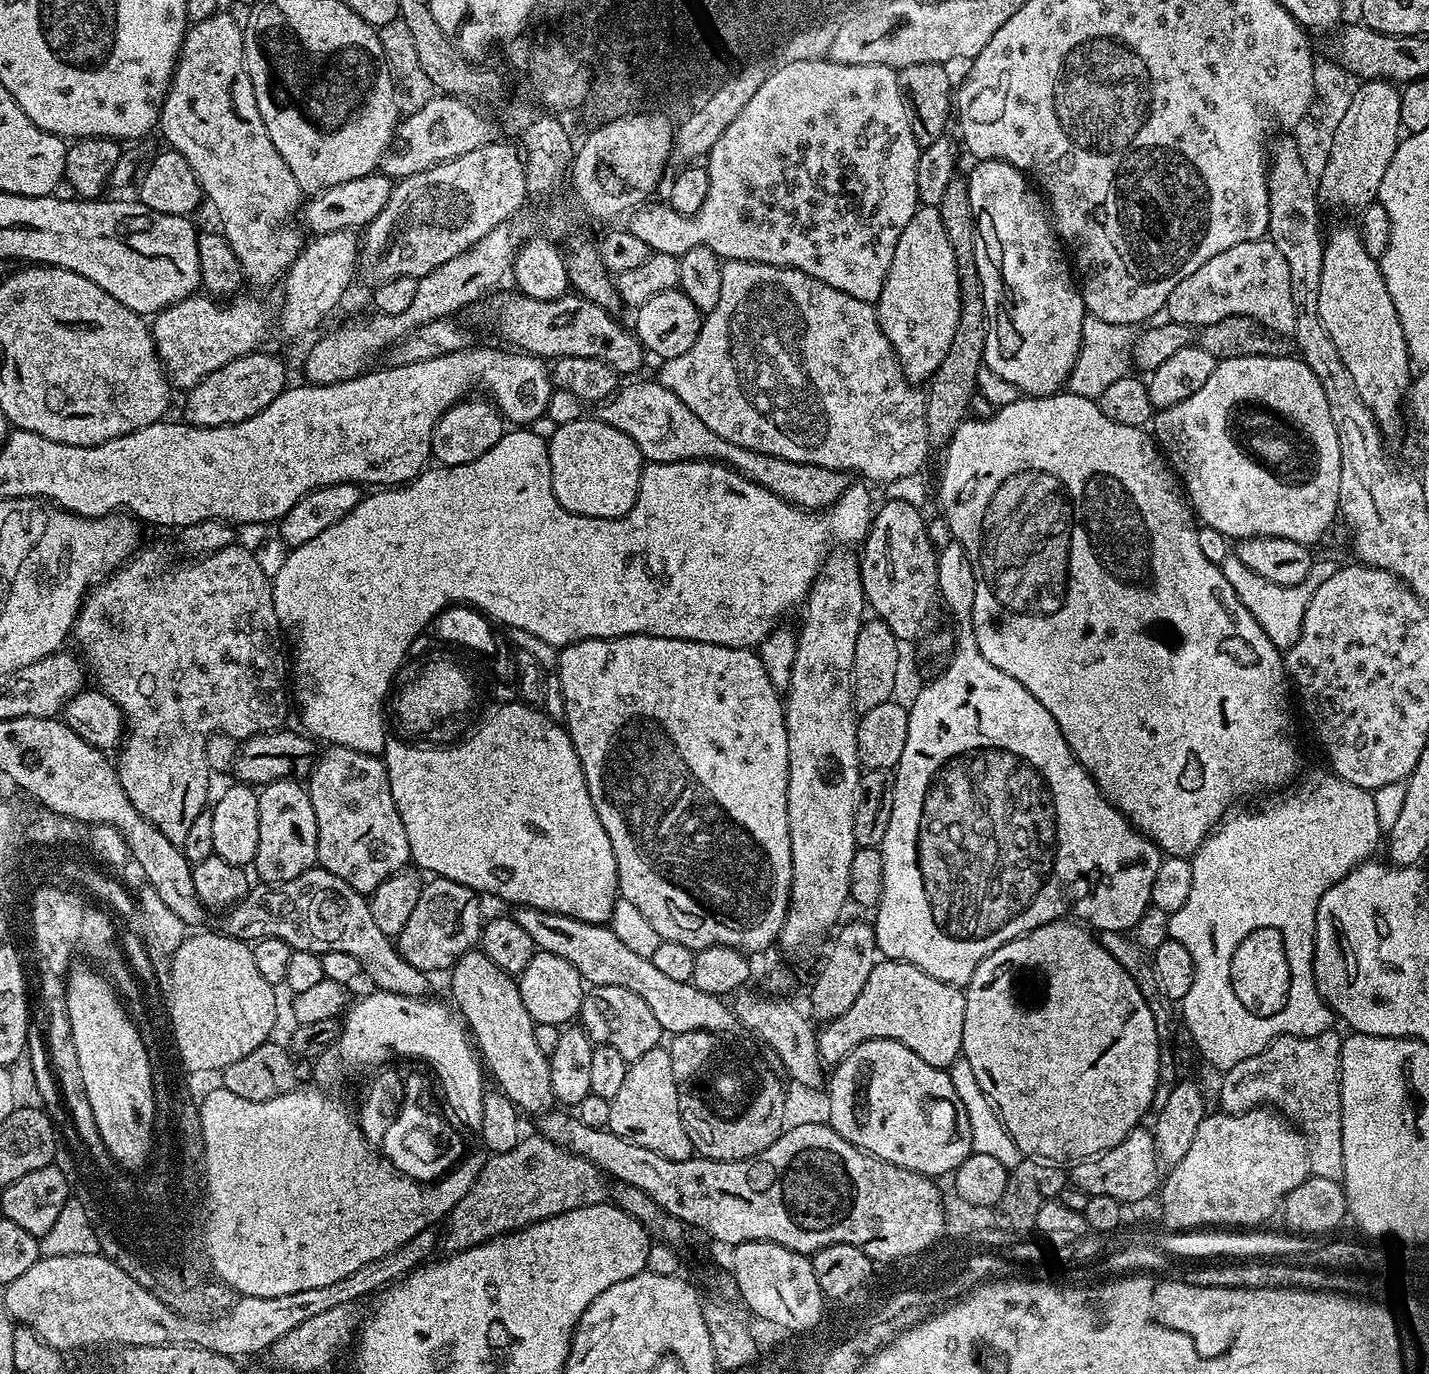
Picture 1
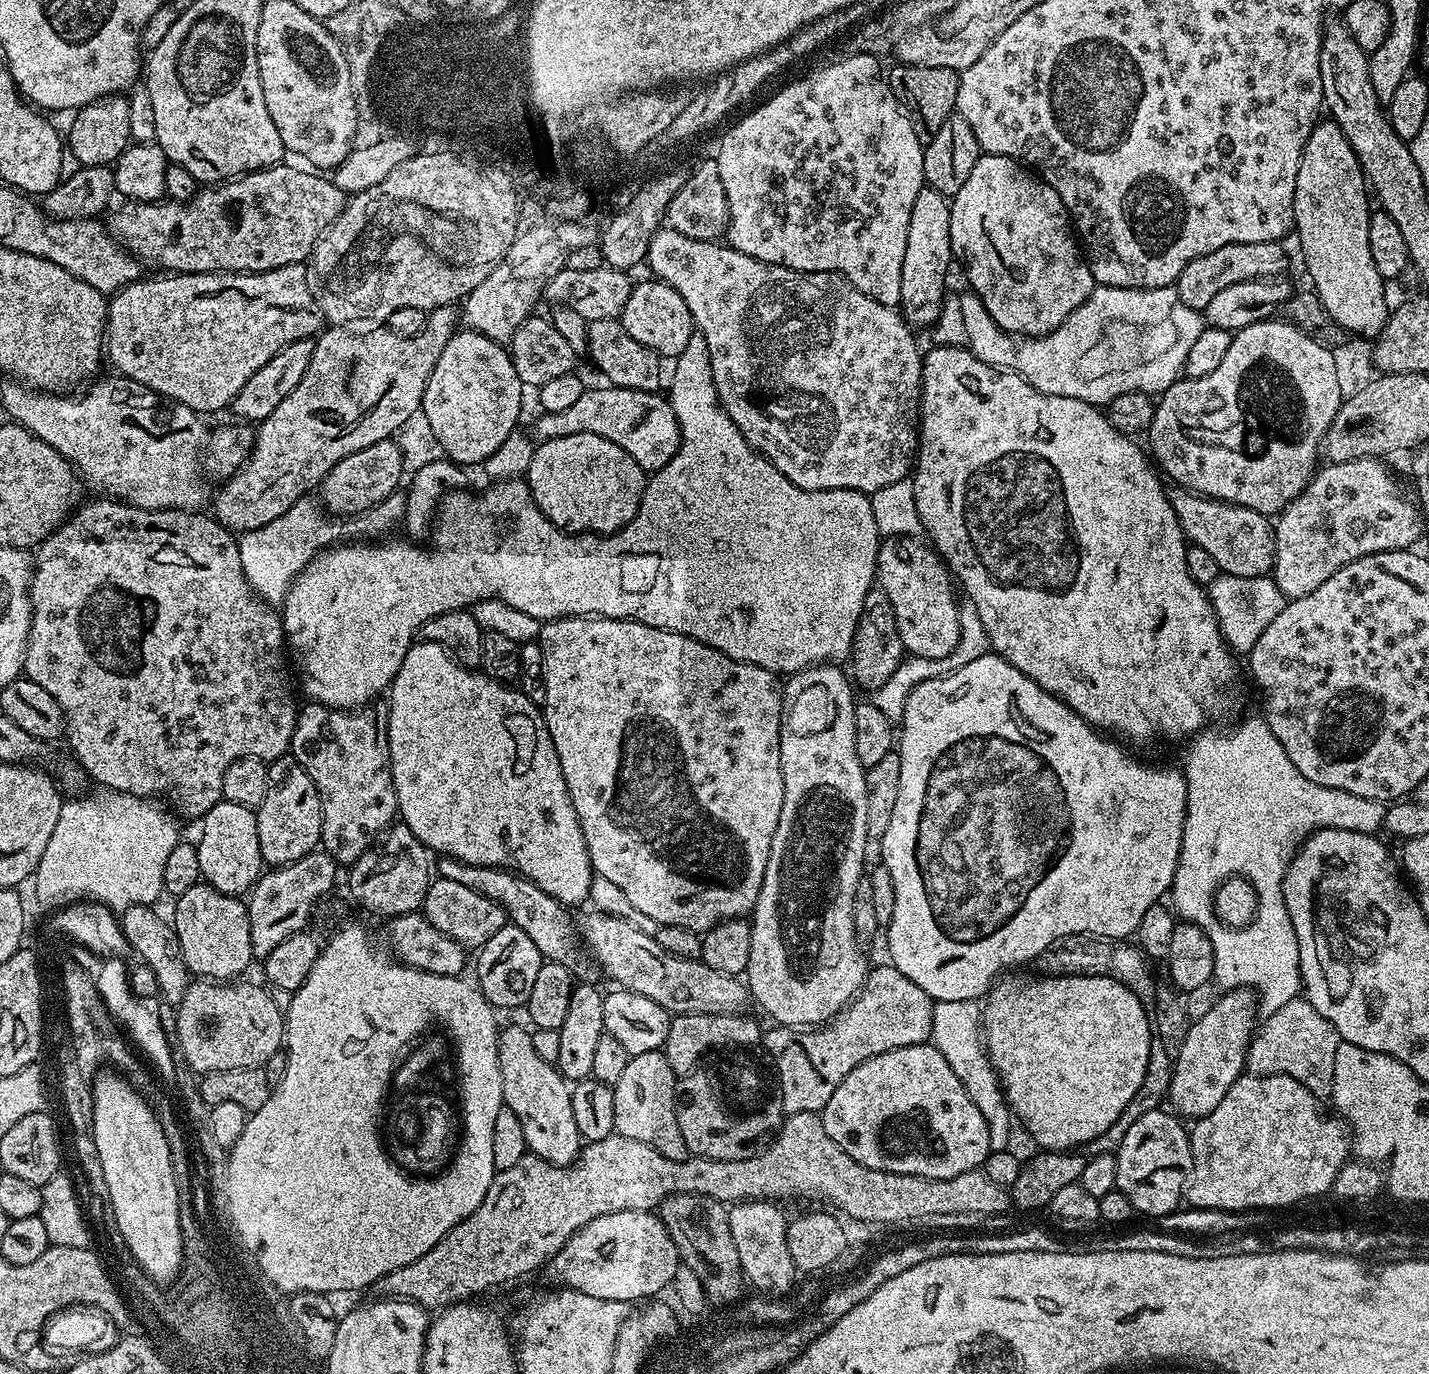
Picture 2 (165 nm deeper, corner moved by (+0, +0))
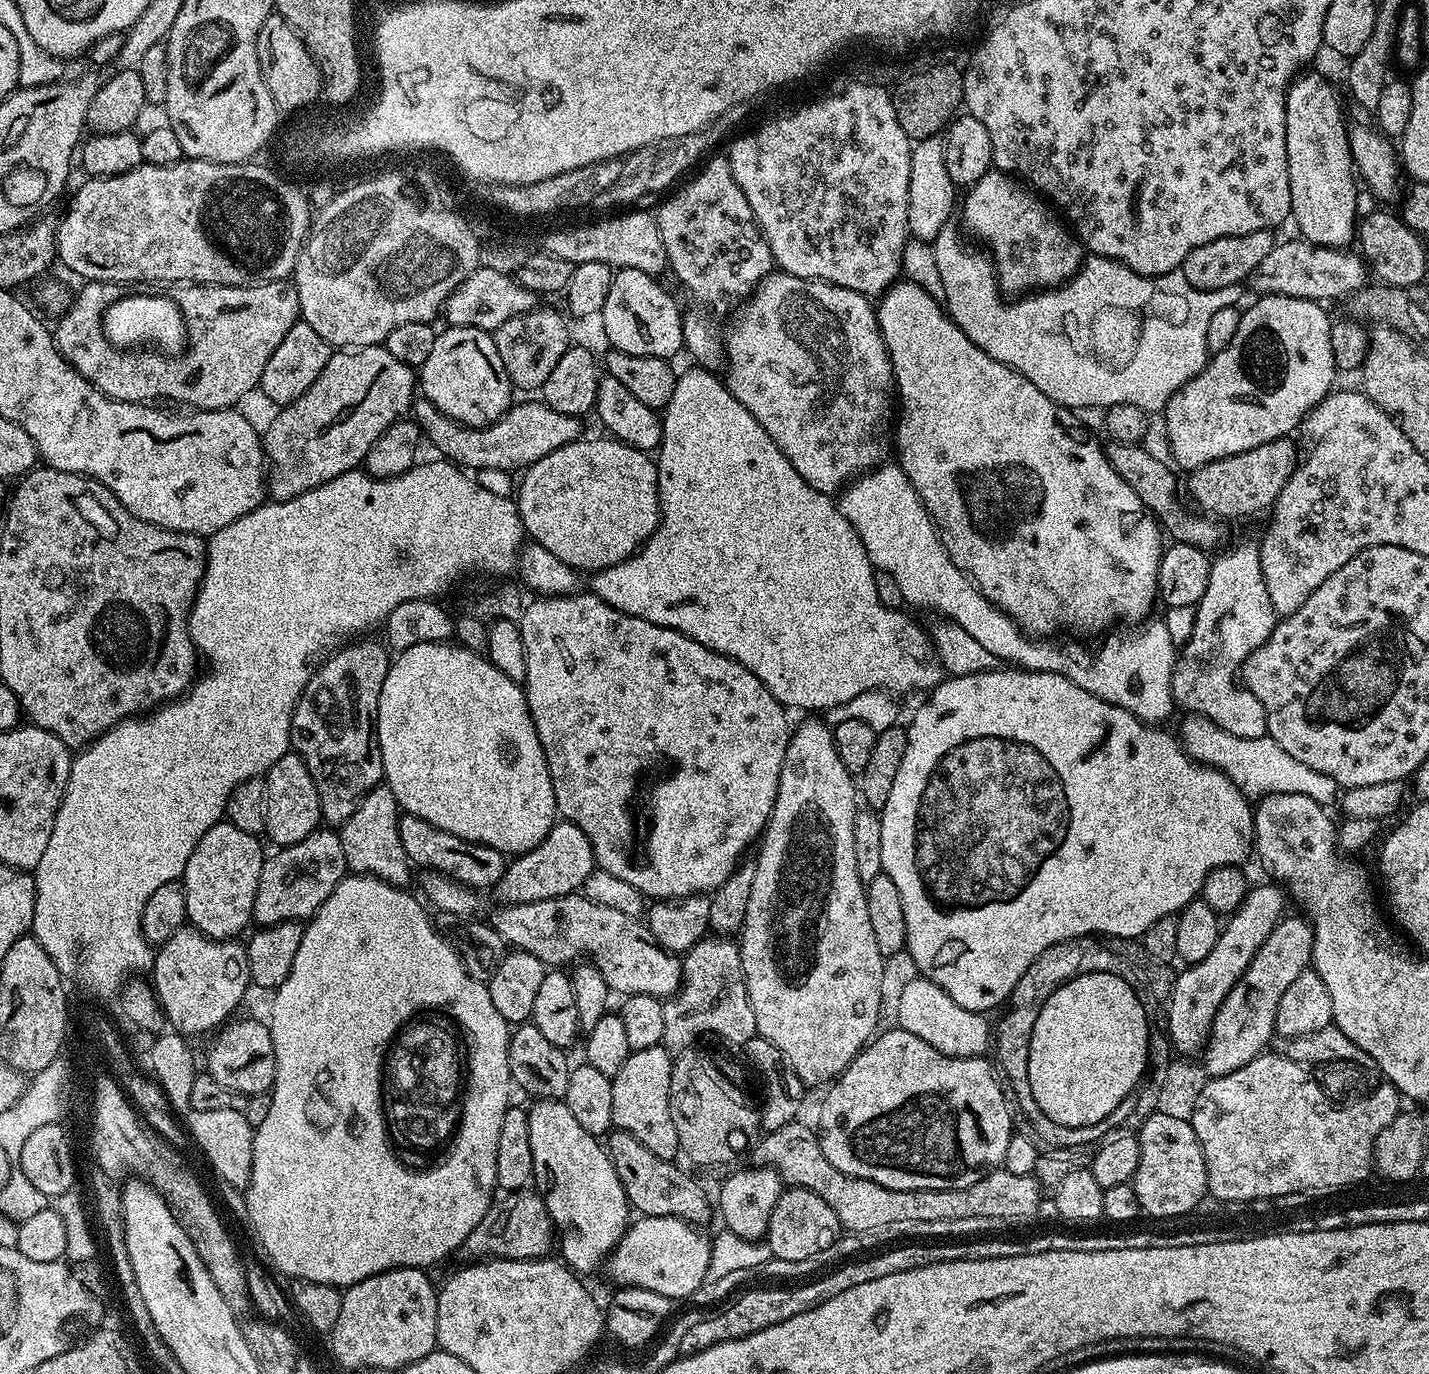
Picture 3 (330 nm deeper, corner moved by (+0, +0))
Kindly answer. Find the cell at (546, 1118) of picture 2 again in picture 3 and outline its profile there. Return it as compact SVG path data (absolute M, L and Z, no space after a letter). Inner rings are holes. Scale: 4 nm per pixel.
M536 1100L533 1105L527 1109L530 1154L534 1154L532 1179L558 1233L559 1259L577 1274L592 1272L607 1261L630 1227L628 1195L607 1147L582 1130L564 1103Z

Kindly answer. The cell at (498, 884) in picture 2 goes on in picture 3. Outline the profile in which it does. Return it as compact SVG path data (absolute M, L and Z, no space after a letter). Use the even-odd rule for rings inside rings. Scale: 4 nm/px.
M407 814L400 816L398 838L402 838L402 850L406 850L409 861L417 869L441 872L462 882L467 888L491 889L500 881L506 867L505 853L485 844L463 840L446 830L438 830L438 826L417 816Z

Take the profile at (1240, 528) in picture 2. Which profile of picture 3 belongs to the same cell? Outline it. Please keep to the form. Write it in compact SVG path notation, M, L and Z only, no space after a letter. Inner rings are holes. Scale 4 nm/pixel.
M1115 442L1107 445L1108 464L1114 466L1114 470L1142 498L1149 512L1160 521L1163 531L1177 544L1189 544L1195 548L1205 550L1219 549L1220 539L1224 532L1220 529L1221 521L1199 511L1187 512L1182 505L1176 501L1176 476L1156 456L1151 456L1140 444L1117 444Z

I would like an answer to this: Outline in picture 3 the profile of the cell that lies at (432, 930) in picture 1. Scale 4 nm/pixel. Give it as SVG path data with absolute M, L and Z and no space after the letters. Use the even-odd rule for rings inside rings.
M557 822L548 830L548 837L537 848L522 852L505 867L502 878L494 886L500 904L525 904L542 902L555 896L570 896L579 893L592 869L597 867L592 853L590 838L576 824Z

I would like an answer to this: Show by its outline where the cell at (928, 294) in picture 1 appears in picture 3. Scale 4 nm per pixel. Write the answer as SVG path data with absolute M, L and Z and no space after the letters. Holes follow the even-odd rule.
M939 135L931 136L925 140L915 141L912 157L910 158L910 190L908 191L908 231L915 239L931 242L936 235L949 227L952 211L957 211L958 196L956 200L958 185L950 178L949 171L946 170L946 150L944 141Z

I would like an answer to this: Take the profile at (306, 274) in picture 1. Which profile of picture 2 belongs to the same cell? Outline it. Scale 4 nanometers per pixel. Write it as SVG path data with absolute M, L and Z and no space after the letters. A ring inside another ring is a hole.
M287 264L269 272L182 272L179 274L160 274L157 280L141 278L111 293L108 300L108 326L106 329L106 360L113 364L115 371L129 380L146 386L161 397L169 396L169 401L185 404L201 414L211 414L231 405L233 398L240 393L242 386L266 366L286 346L296 340L315 337L322 328L322 317L312 296L312 287L308 284L308 269L304 264Z

